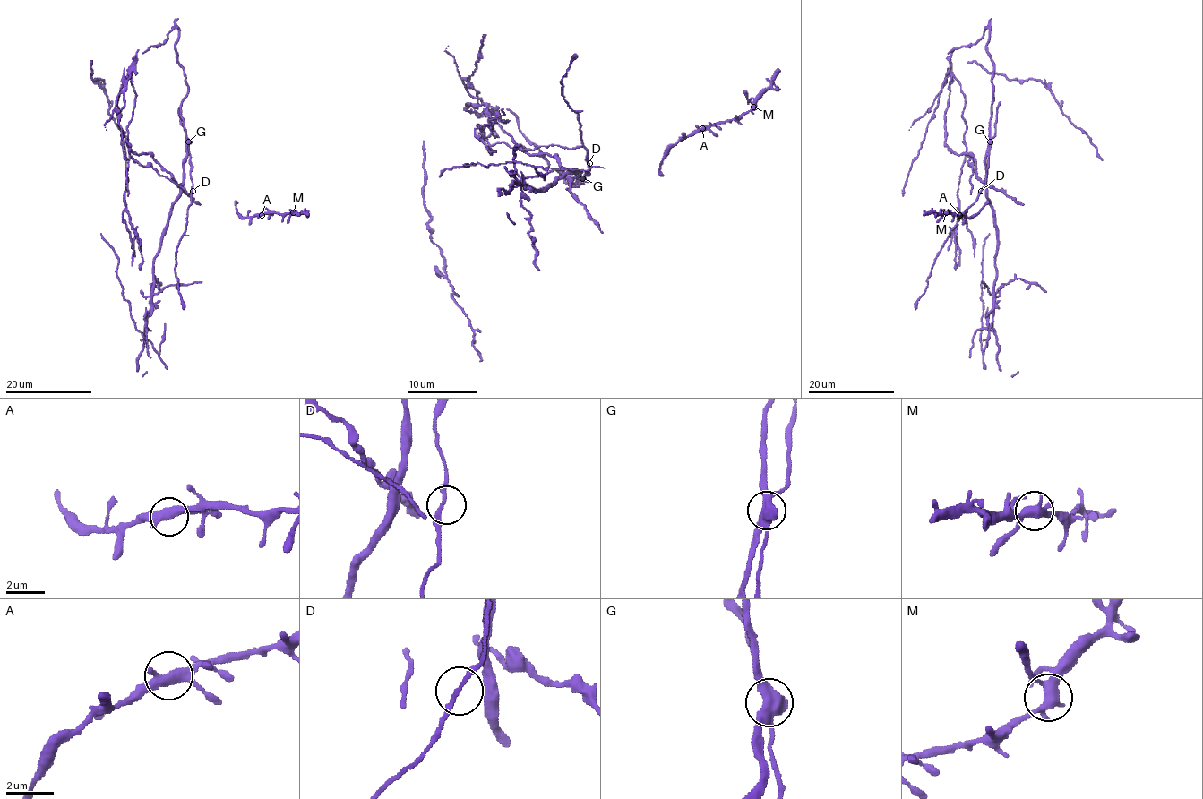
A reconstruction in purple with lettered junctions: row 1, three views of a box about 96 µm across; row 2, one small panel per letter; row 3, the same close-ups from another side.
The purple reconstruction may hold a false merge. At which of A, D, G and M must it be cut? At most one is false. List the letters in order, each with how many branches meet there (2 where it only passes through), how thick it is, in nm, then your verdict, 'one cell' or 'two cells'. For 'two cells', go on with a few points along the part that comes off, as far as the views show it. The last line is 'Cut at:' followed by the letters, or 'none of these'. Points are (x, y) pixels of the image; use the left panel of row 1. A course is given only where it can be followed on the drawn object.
A: 3 | 400 nm | one cell
D: 2 | 180 nm | one cell
G: 4 | 420 nm | two cells
M: 4 | 360 nm | one cell
Cut at: G

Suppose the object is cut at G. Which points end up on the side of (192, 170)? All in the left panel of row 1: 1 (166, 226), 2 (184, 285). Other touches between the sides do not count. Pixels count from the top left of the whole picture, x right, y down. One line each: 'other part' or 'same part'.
1: other part
2: other part

